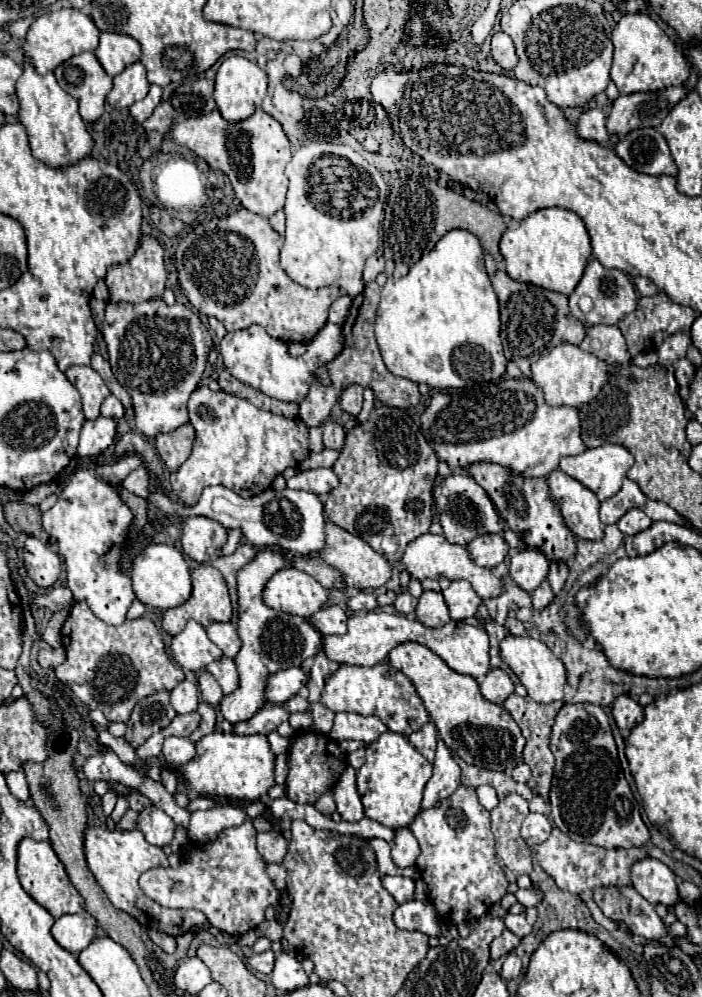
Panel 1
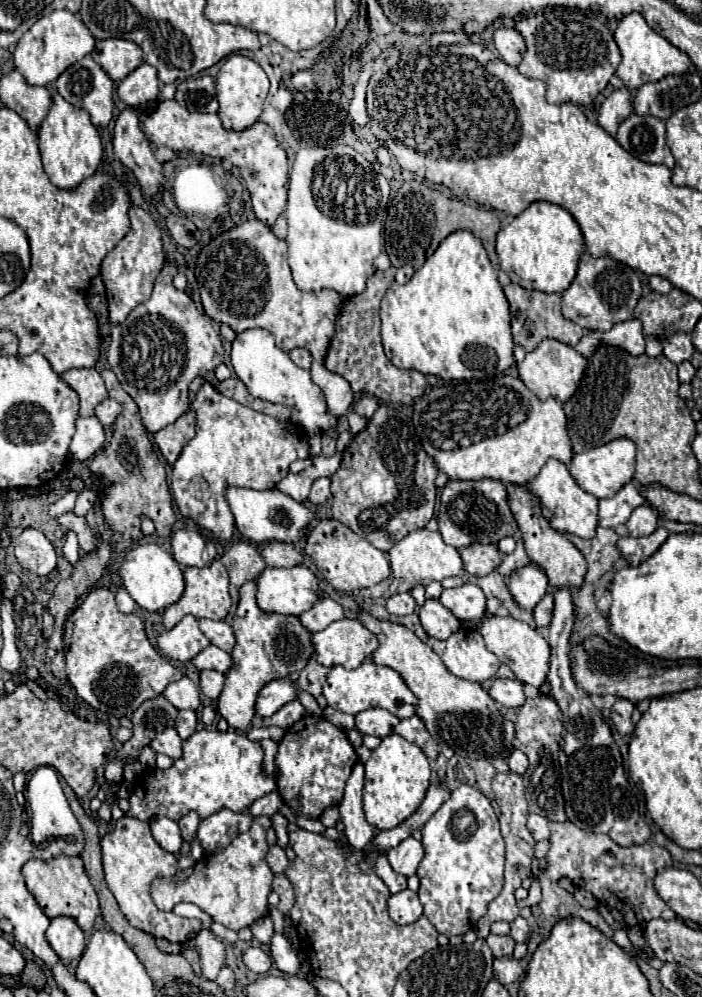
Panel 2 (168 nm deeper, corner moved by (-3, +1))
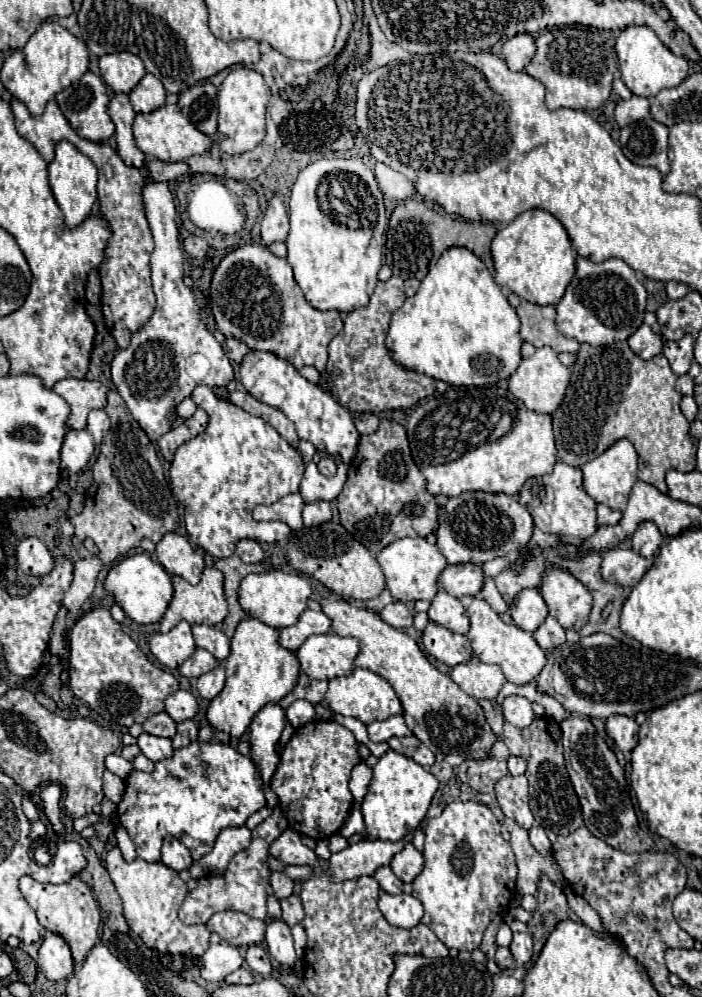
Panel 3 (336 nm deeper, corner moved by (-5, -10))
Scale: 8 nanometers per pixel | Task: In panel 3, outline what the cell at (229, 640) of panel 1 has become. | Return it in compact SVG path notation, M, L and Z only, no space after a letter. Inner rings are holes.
M193 626L193 638L199 648L205 648L211 652L219 662L223 662L229 656L229 638L223 636L223 632L215 626Z

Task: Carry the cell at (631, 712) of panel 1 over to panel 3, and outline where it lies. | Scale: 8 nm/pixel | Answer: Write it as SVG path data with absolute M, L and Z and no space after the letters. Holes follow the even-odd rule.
M609 716L605 720L605 730L617 744L621 752L631 752L637 746L637 730L639 724L629 716Z

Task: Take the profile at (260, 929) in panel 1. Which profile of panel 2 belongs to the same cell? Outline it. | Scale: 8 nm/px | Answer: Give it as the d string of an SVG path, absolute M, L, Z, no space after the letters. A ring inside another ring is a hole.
M281 873L281 875L275 875L275 881L273 881L273 891L279 895L279 905L277 909L287 915L287 911L293 907L293 901L295 901L295 895L293 895L293 885L291 881Z

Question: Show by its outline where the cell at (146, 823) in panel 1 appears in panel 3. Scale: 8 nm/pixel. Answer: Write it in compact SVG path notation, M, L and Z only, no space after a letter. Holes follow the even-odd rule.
M165 840L161 848L161 862L173 868L175 872L181 872L181 870L191 868L193 858L191 858L191 852L187 852L183 844L179 844L179 840Z

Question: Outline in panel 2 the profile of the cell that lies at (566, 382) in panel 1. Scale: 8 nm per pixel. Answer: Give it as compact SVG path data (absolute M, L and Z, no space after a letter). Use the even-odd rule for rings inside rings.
M549 339L549 341L543 341L533 353L525 355L523 363L519 363L519 377L541 401L555 397L561 403L565 403L579 389L587 367L589 367L589 361L581 353L577 353L573 347L561 341Z

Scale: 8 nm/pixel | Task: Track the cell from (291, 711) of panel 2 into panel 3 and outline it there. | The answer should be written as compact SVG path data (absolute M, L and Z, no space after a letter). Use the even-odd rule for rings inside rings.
M295 700L291 704L291 724L293 728L299 728L307 722L311 722L315 718L315 708L311 702L307 700Z

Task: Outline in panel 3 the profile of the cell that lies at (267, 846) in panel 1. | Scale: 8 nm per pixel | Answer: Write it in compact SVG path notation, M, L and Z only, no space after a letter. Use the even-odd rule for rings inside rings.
M273 872L271 874L271 886L273 886L275 896L279 900L289 898L293 894L293 880L287 874L283 874L283 872Z

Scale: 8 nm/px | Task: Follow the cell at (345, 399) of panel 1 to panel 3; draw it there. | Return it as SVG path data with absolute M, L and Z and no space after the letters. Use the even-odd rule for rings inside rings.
M363 412L355 418L355 428L359 434L373 434L379 428L379 418L375 414Z

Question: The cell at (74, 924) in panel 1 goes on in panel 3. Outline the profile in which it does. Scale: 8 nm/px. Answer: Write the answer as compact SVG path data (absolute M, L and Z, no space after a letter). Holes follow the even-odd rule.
M47 932L39 946L39 970L45 974L47 980L61 980L67 978L73 972L73 958L71 950L67 948L67 942L61 936L55 936L53 932Z

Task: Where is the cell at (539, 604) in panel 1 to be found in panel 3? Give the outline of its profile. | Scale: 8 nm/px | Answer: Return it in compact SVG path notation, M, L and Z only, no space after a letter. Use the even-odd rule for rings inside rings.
M547 616L545 622L533 634L533 638L537 640L537 644L545 652L549 652L549 650L553 650L553 648L557 648L557 646L561 646L565 642L565 630L561 628L561 624L555 618Z

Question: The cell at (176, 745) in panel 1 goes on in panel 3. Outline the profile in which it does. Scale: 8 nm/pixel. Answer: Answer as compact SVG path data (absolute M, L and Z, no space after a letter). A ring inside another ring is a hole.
M141 734L137 738L137 746L141 748L141 752L149 758L149 760L163 760L163 756L171 756L173 746L169 738L159 738L159 736L151 736L151 734Z

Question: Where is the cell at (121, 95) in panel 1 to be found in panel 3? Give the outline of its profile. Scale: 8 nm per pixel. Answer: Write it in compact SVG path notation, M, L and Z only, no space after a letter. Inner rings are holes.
M145 74L145 78L129 94L135 112L153 112L155 108L161 108L165 104L165 96L161 80L153 74Z

